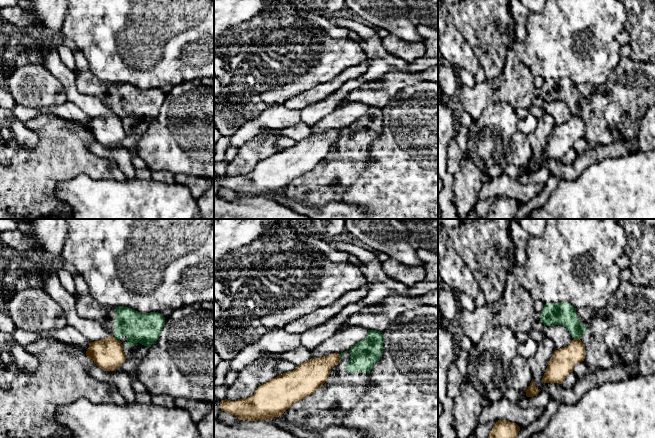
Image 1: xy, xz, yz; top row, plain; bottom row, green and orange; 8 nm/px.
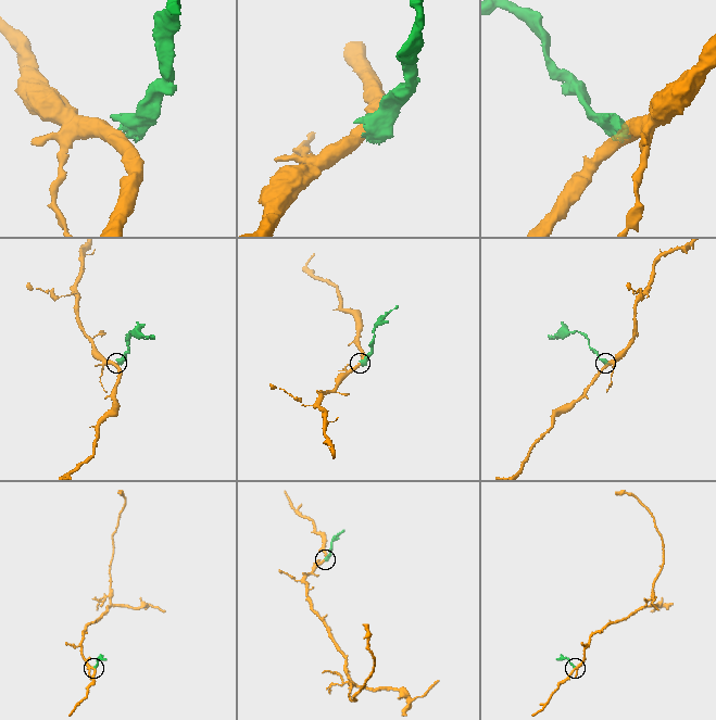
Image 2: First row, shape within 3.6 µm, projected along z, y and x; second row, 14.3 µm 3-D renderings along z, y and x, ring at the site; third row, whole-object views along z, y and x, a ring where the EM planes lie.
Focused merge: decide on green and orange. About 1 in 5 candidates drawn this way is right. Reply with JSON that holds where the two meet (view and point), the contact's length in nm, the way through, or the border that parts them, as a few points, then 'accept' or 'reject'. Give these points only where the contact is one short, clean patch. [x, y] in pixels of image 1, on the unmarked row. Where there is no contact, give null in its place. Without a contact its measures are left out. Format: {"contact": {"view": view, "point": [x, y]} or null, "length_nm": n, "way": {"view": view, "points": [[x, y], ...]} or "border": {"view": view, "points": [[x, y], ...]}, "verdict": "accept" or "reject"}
{"contact": {"view": "xz", "point": [340, 134]}, "length_nm": 70, "border": {"view": "xz", "points": [[340, 130], [338, 137]]}, "verdict": "reject"}

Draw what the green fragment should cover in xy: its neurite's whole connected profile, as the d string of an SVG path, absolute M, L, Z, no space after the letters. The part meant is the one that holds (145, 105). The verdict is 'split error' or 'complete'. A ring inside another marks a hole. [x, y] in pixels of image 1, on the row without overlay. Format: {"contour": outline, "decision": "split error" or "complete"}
{"contour": "M89 69L74 72L78 90L109 105L122 120L126 135L142 135L165 102L165 93L158 88L143 90L128 83L104 82Z", "decision": "split error"}

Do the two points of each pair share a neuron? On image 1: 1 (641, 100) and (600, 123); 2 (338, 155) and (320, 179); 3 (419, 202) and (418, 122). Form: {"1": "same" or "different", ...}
{"1": "same", "2": "same", "3": "same"}

